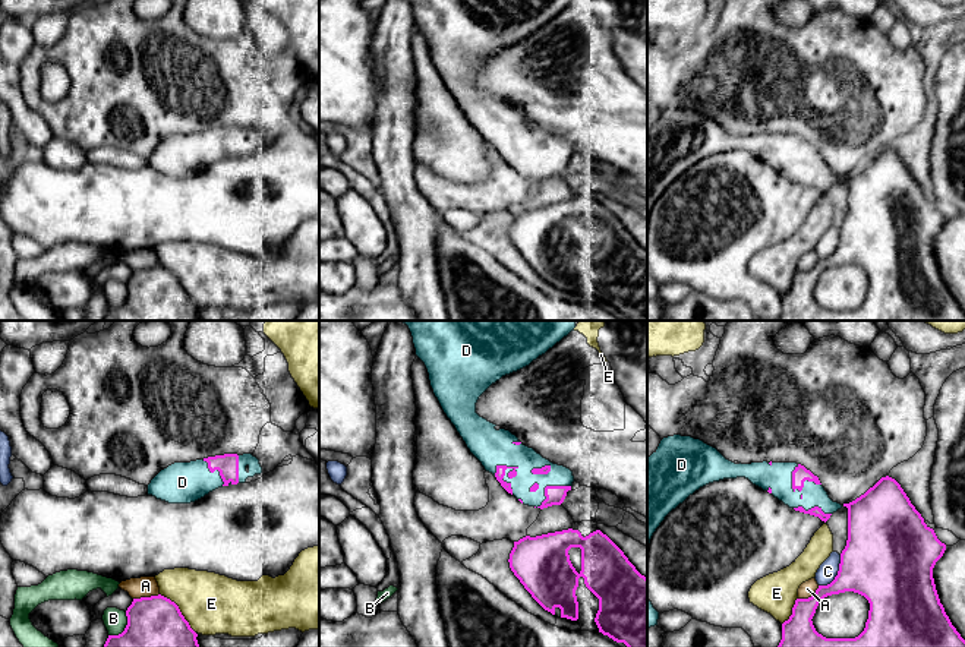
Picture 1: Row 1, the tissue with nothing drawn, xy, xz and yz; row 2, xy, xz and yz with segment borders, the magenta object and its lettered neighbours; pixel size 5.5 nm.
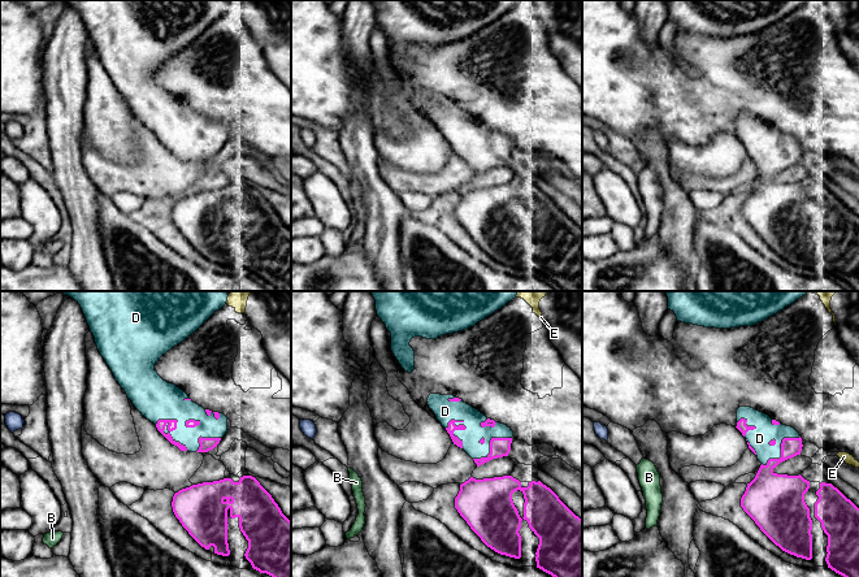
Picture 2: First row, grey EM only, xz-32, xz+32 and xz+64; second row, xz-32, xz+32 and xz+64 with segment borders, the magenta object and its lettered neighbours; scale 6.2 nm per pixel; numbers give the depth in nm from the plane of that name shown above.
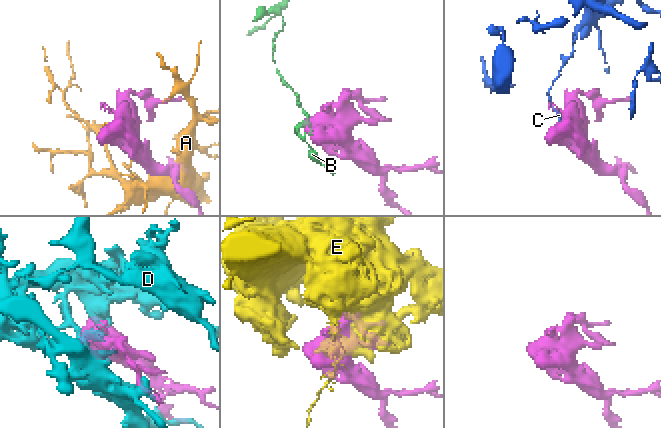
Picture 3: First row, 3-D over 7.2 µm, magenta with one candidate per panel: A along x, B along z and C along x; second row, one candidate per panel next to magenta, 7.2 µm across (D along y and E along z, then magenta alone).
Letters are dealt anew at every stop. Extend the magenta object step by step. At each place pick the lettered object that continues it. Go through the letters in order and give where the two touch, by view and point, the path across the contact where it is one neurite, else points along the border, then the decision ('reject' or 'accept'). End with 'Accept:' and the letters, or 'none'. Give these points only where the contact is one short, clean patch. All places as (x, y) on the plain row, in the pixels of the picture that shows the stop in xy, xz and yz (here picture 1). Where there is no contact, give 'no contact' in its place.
A: meets magenta in xy at (145, 270); reject
B: meets magenta in xy at (125, 300); reject
C: meets magenta in yz at (838, 246); reject
D: meets magenta in xz at (504, 147); accept
E: meets magenta in xy at (179, 283); reject
Accept: D

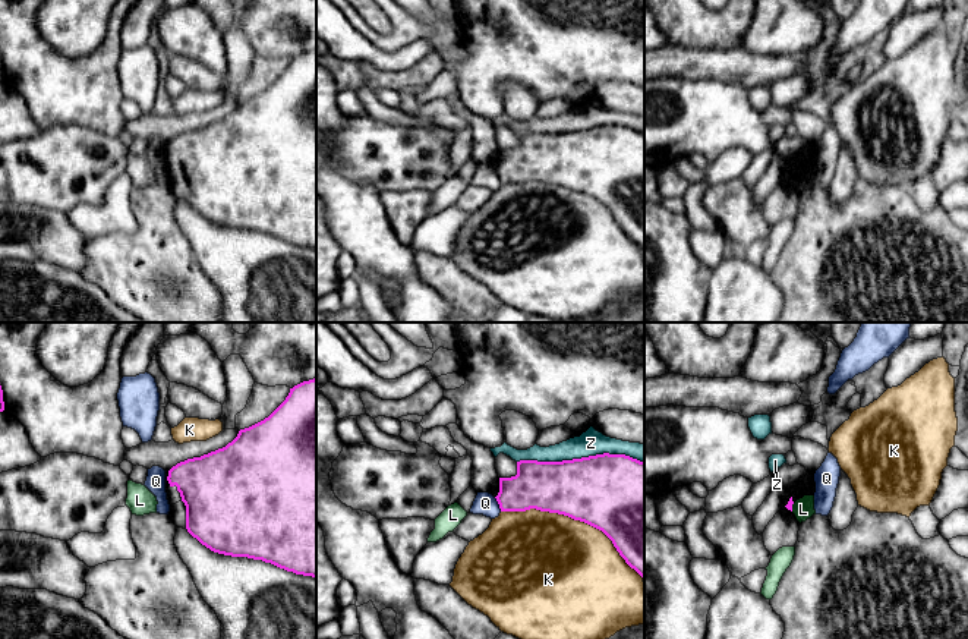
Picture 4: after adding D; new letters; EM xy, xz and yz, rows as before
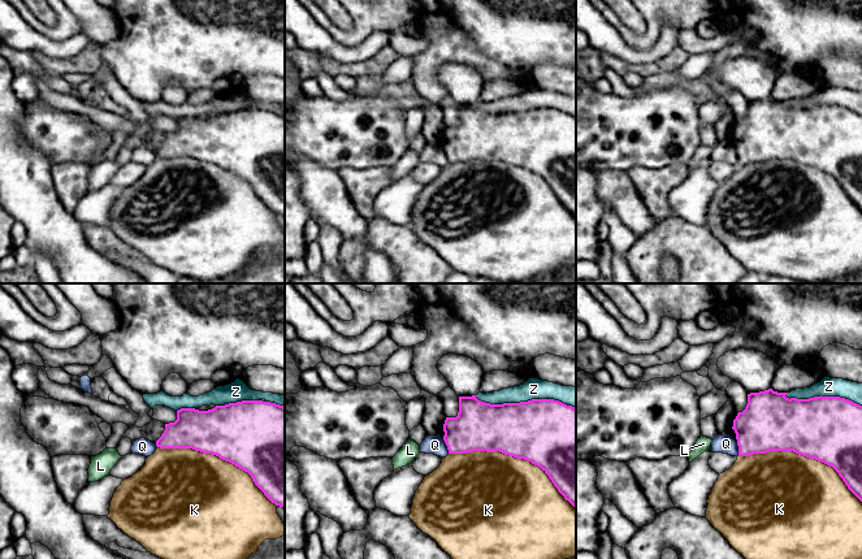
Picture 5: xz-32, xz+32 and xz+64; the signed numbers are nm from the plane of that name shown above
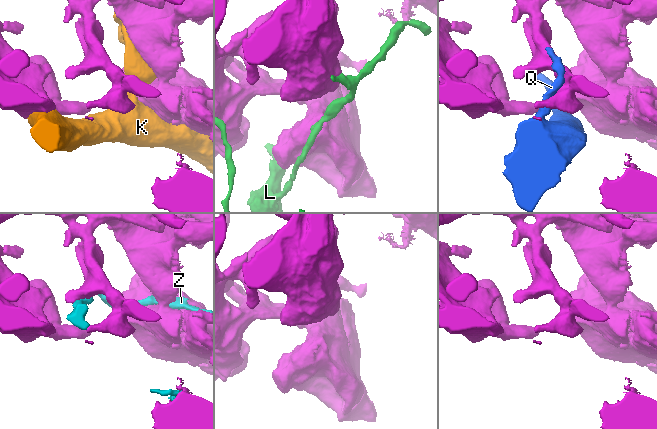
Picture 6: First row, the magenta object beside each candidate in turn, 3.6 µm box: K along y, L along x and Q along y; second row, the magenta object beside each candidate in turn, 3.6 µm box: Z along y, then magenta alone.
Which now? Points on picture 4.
K: meets magenta in xz at (576, 191); reject
L: meets magenta in yz at (791, 179); reject
Q: meets magenta in xz at (498, 175); reject
Z: meets magenta in xz at (582, 129); reject
Accept: none

